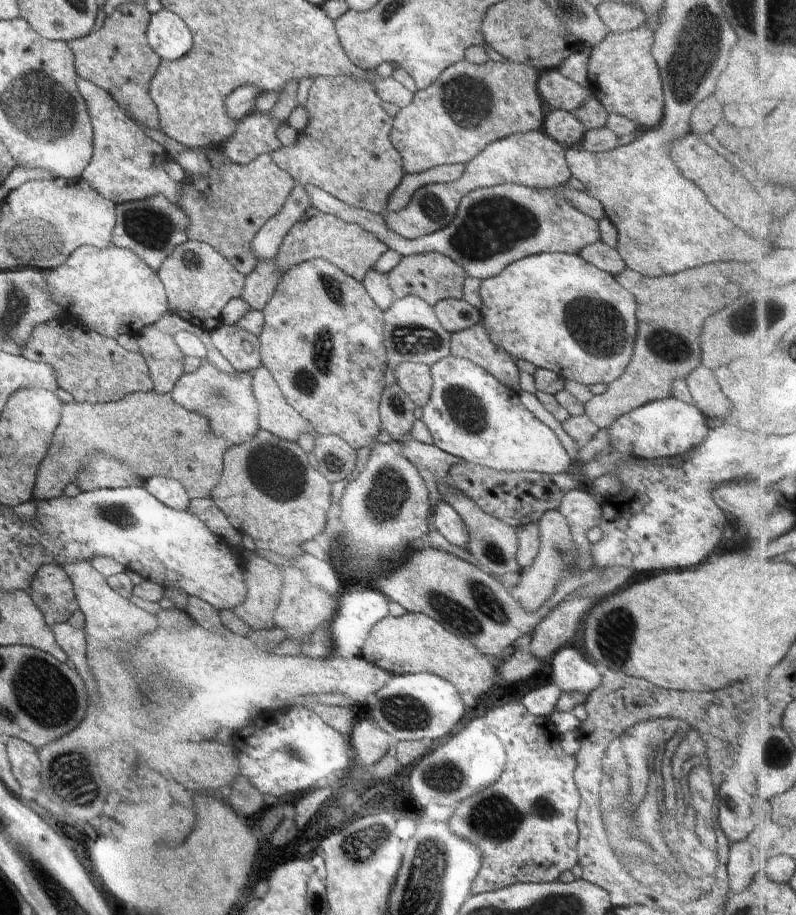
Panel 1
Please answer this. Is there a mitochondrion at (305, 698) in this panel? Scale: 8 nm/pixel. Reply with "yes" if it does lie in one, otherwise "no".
no

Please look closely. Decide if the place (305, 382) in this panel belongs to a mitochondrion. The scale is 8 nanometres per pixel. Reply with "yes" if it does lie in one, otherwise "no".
yes

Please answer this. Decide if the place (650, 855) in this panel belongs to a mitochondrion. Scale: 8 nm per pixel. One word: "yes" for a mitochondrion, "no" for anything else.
yes

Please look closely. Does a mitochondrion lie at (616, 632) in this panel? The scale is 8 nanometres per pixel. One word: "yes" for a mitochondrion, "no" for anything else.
yes

